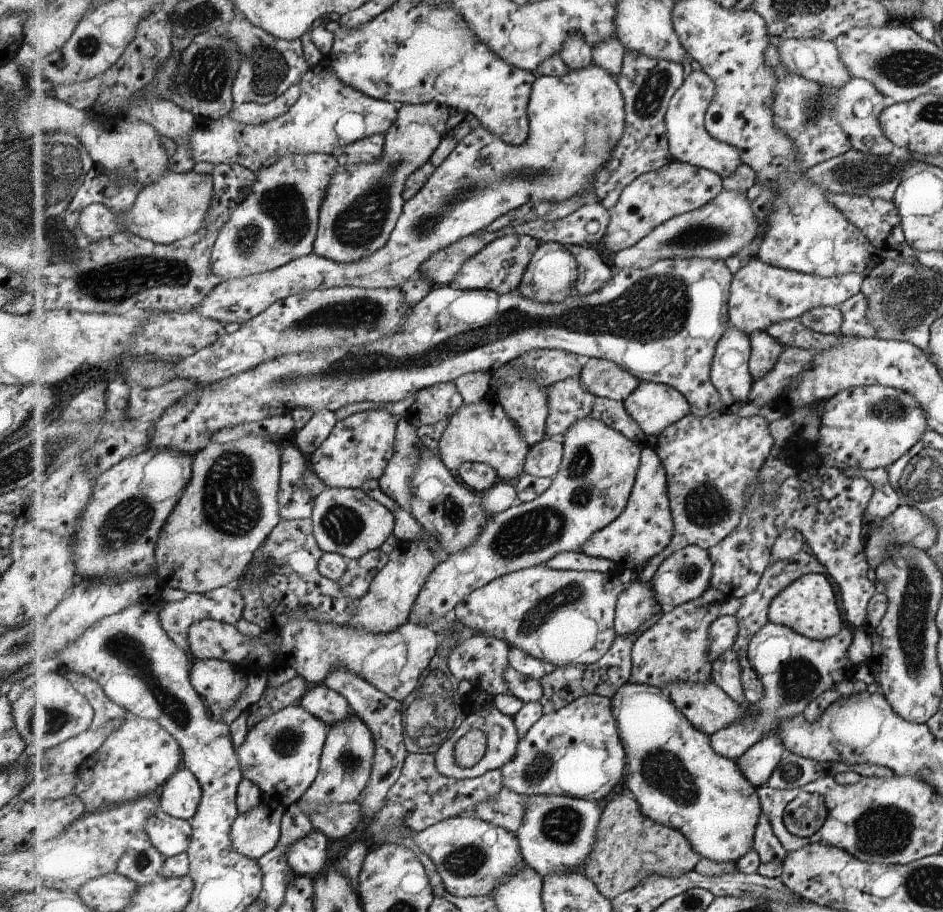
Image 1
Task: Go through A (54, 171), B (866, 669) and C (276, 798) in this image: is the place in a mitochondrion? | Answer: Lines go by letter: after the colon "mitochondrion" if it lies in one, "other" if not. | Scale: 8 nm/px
A: mitochondrion
B: other
C: other

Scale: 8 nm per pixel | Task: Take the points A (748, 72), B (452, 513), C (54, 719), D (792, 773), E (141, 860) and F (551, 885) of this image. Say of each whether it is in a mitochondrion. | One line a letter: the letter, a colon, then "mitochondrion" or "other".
A: other
B: mitochondrion
C: mitochondrion
D: mitochondrion
E: mitochondrion
F: other

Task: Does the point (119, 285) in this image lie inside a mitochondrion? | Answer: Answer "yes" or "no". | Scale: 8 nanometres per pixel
yes

